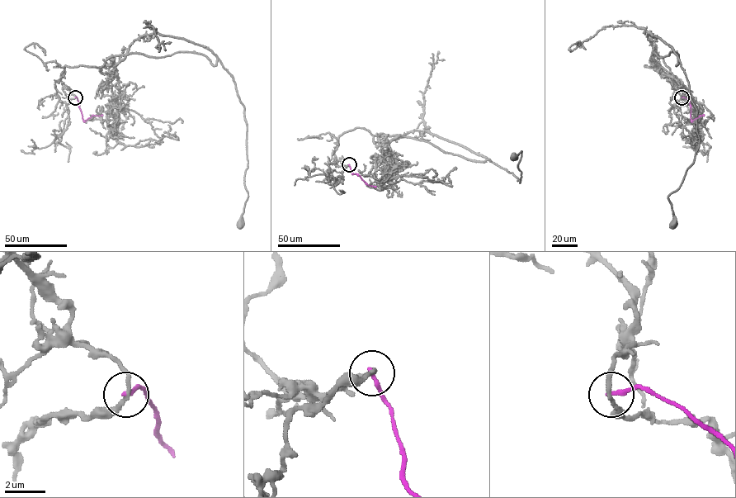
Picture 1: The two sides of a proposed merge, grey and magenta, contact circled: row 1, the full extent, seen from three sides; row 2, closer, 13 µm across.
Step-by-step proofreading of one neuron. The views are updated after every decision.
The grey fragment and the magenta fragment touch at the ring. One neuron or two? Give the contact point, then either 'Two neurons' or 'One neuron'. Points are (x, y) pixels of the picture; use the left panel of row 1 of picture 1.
Place: (75, 97). Two neurons

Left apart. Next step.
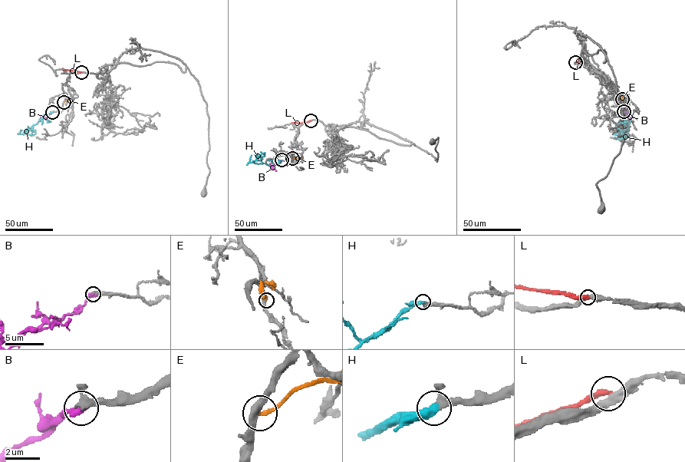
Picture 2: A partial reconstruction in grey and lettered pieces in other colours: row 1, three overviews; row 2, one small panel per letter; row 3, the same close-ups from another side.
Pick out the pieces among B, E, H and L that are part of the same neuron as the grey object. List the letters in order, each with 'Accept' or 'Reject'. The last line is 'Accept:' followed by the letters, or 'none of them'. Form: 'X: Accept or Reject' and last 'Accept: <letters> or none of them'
B: Reject
E: Reject
H: Accept
L: Reject
Accept: H

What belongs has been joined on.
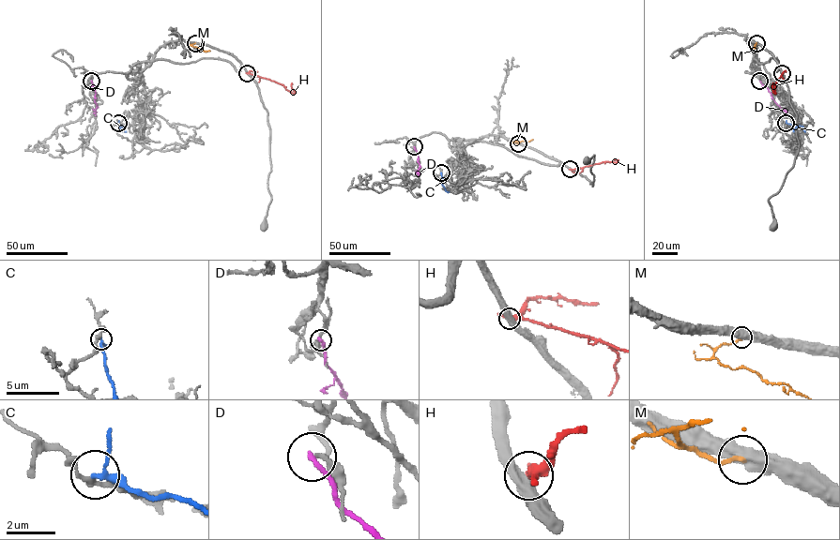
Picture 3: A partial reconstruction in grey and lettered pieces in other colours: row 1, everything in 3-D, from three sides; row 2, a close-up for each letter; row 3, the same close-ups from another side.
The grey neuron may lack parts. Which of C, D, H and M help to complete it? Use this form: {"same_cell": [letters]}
{"same_cell": []}

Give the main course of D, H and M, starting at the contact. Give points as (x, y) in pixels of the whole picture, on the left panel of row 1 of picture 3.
D: (91, 81), (96, 93), (96, 112), (93, 109)
H: (247, 73), (282, 83), (294, 93), (292, 83)
M: (195, 43), (191, 45), (210, 51)

